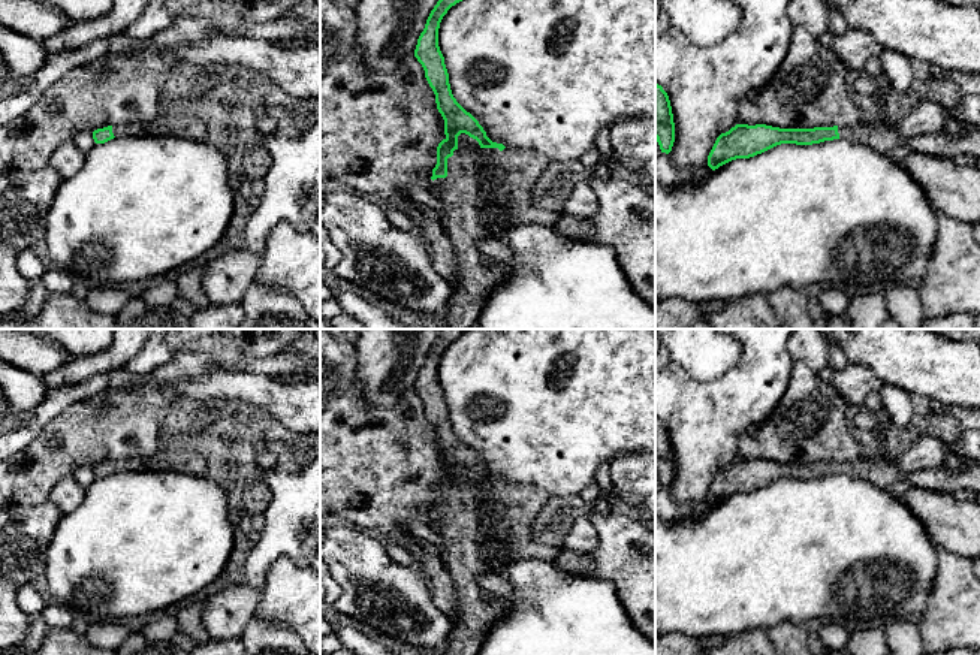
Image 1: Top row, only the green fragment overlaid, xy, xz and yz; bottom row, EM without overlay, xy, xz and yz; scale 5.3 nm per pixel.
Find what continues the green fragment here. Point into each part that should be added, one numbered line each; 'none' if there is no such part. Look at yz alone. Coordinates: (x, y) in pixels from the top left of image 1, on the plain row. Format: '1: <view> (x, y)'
1: yz (883, 473)

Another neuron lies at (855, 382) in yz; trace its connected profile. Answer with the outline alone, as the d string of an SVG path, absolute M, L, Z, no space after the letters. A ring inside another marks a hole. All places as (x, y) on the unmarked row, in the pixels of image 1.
M848 362L841 371L835 371L832 386L851 410L863 408L871 393L881 395L884 383L877 374L862 365Z

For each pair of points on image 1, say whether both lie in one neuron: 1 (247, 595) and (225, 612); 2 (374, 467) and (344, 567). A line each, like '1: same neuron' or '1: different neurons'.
1: same neuron
2: different neurons

